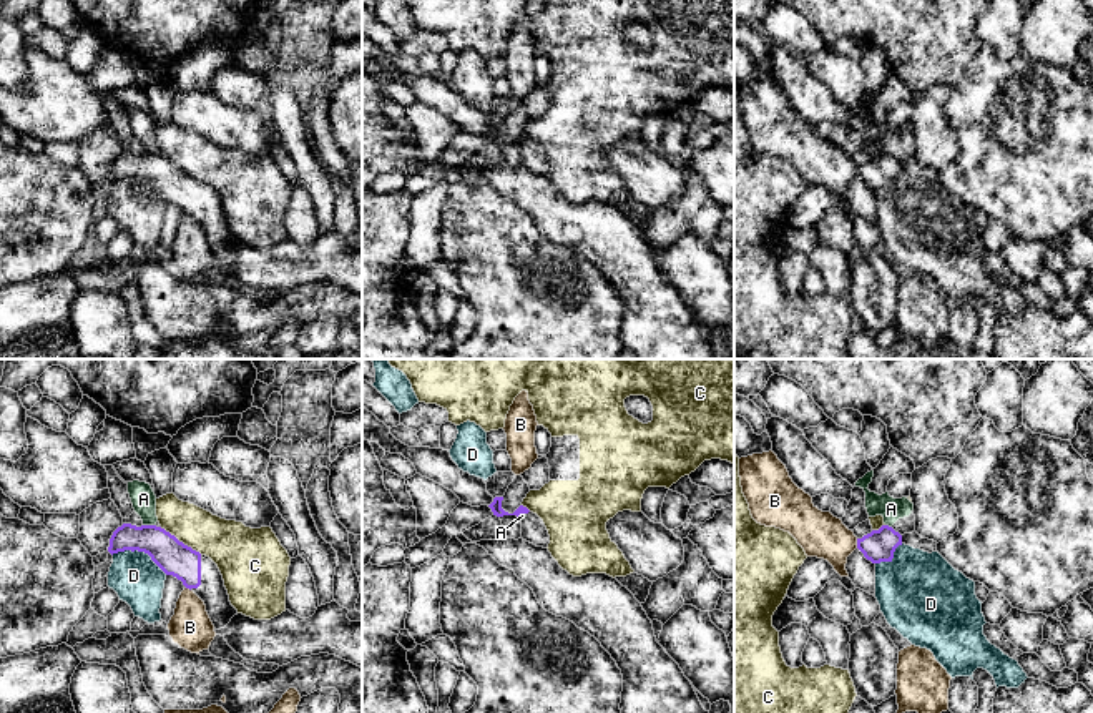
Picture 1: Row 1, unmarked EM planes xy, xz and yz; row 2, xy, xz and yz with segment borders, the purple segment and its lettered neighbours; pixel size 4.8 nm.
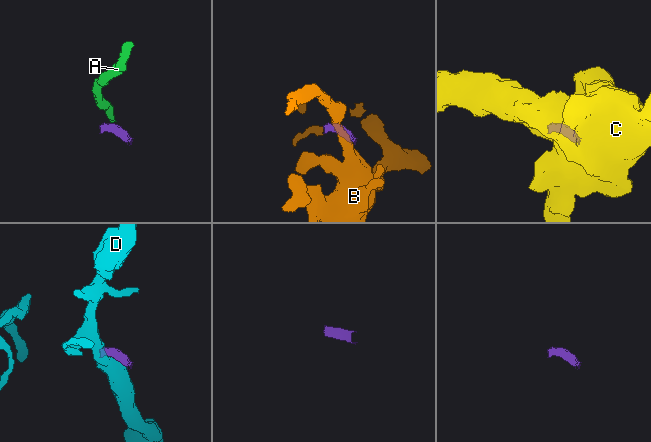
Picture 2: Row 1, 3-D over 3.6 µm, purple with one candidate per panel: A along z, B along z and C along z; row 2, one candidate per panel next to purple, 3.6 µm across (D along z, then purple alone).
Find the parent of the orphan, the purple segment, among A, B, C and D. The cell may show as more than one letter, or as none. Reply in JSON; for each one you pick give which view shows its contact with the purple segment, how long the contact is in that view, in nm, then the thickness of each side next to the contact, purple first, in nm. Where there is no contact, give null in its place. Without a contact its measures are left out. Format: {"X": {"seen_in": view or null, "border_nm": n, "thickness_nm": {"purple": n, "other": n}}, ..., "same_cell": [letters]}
{"same_cell": []}

